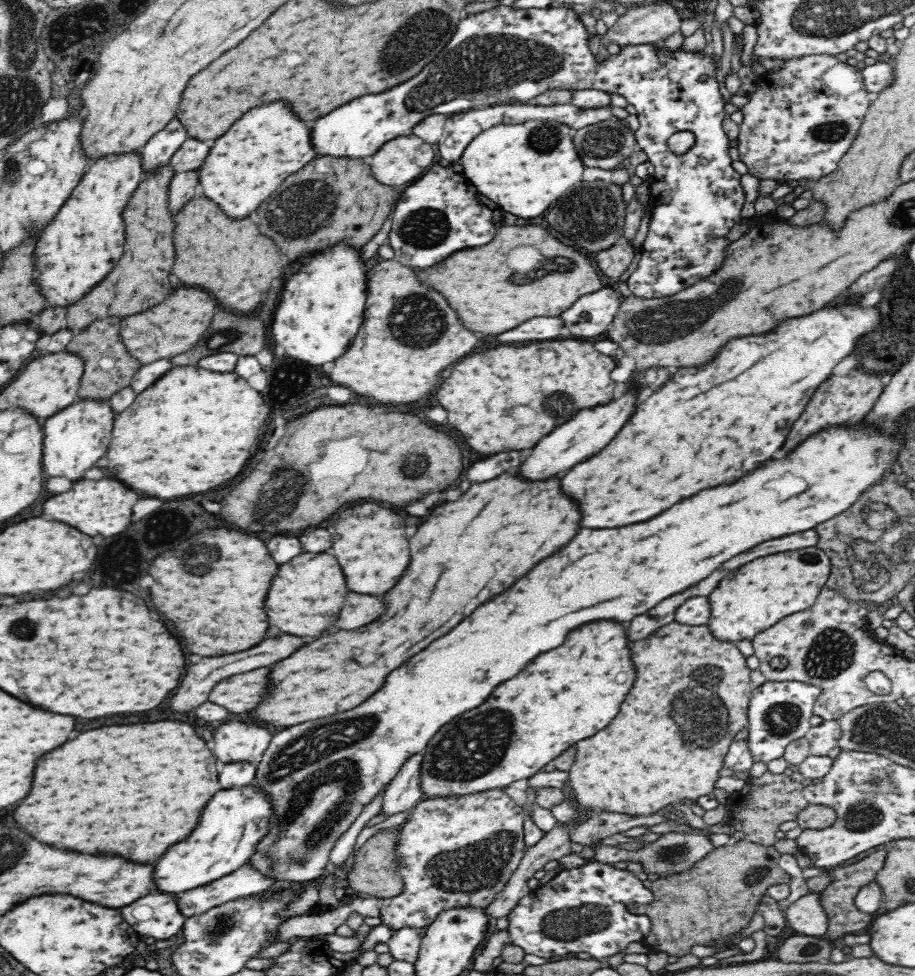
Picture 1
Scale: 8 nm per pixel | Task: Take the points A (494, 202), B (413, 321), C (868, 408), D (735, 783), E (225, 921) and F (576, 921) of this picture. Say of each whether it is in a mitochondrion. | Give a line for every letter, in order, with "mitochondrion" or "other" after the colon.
A: other
B: mitochondrion
C: other
D: other
E: mitochondrion
F: mitochondrion

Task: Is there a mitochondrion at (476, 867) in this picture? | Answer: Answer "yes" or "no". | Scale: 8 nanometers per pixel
yes

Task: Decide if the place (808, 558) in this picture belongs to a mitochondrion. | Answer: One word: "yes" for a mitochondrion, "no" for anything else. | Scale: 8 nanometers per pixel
yes

